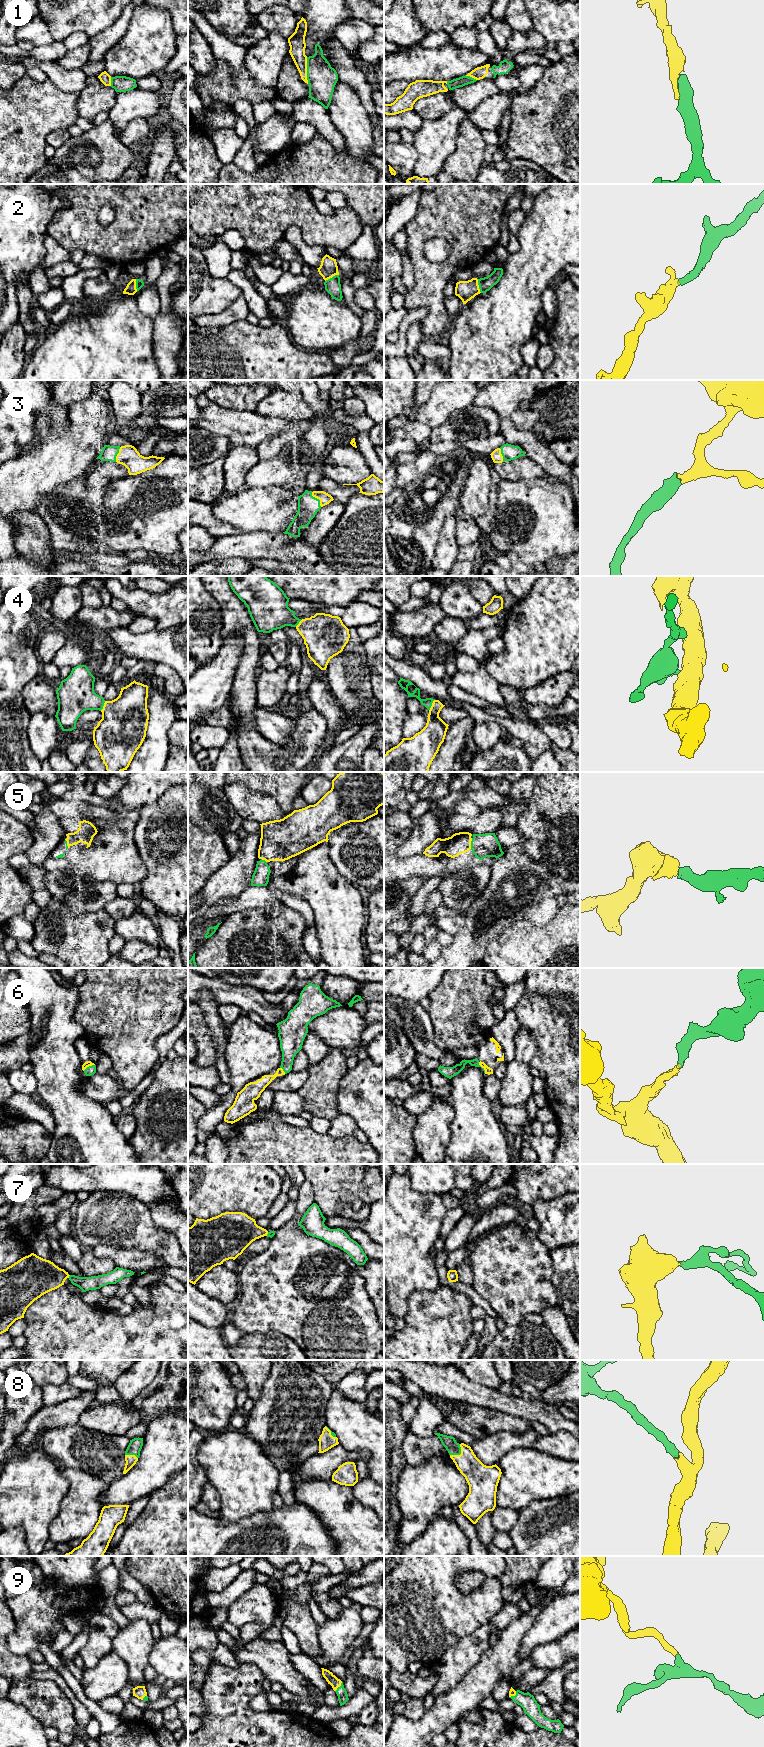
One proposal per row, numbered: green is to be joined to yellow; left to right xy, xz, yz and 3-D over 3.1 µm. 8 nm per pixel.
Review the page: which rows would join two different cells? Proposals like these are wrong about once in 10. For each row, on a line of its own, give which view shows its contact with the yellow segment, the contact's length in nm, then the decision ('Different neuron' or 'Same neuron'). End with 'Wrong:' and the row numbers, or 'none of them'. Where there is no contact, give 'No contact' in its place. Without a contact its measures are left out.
1: Touches yellow in xz. Shared border 220 nm. Same neuron
2: Touches yellow in xz. Shared border 130 nm. Same neuron
3: Touches yellow in xz. Shared border 150 nm. Same neuron
4: Touches yellow in yz. Shared border 100 nm. Same neuron
5: Touches yellow in yz. Shared border 90 nm. Same neuron
6: Touches yellow in yz. Shared border 110 nm. Same neuron
7: Touches yellow in xy. Shared border 30 nm. Same neuron
8: Touches yellow in yz. Shared border 130 nm. Same neuron
9: Touches yellow in xz. Shared border 100 nm. Same neuron
Wrong: none of them

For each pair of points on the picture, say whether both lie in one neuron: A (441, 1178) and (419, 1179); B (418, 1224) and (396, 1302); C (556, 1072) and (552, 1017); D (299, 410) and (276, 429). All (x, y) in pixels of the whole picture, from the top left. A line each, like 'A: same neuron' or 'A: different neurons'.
A: same neuron
B: same neuron
C: same neuron
D: different neurons

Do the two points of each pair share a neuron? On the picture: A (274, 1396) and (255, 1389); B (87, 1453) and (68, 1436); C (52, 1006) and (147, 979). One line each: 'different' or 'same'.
A: different
B: same
C: different

